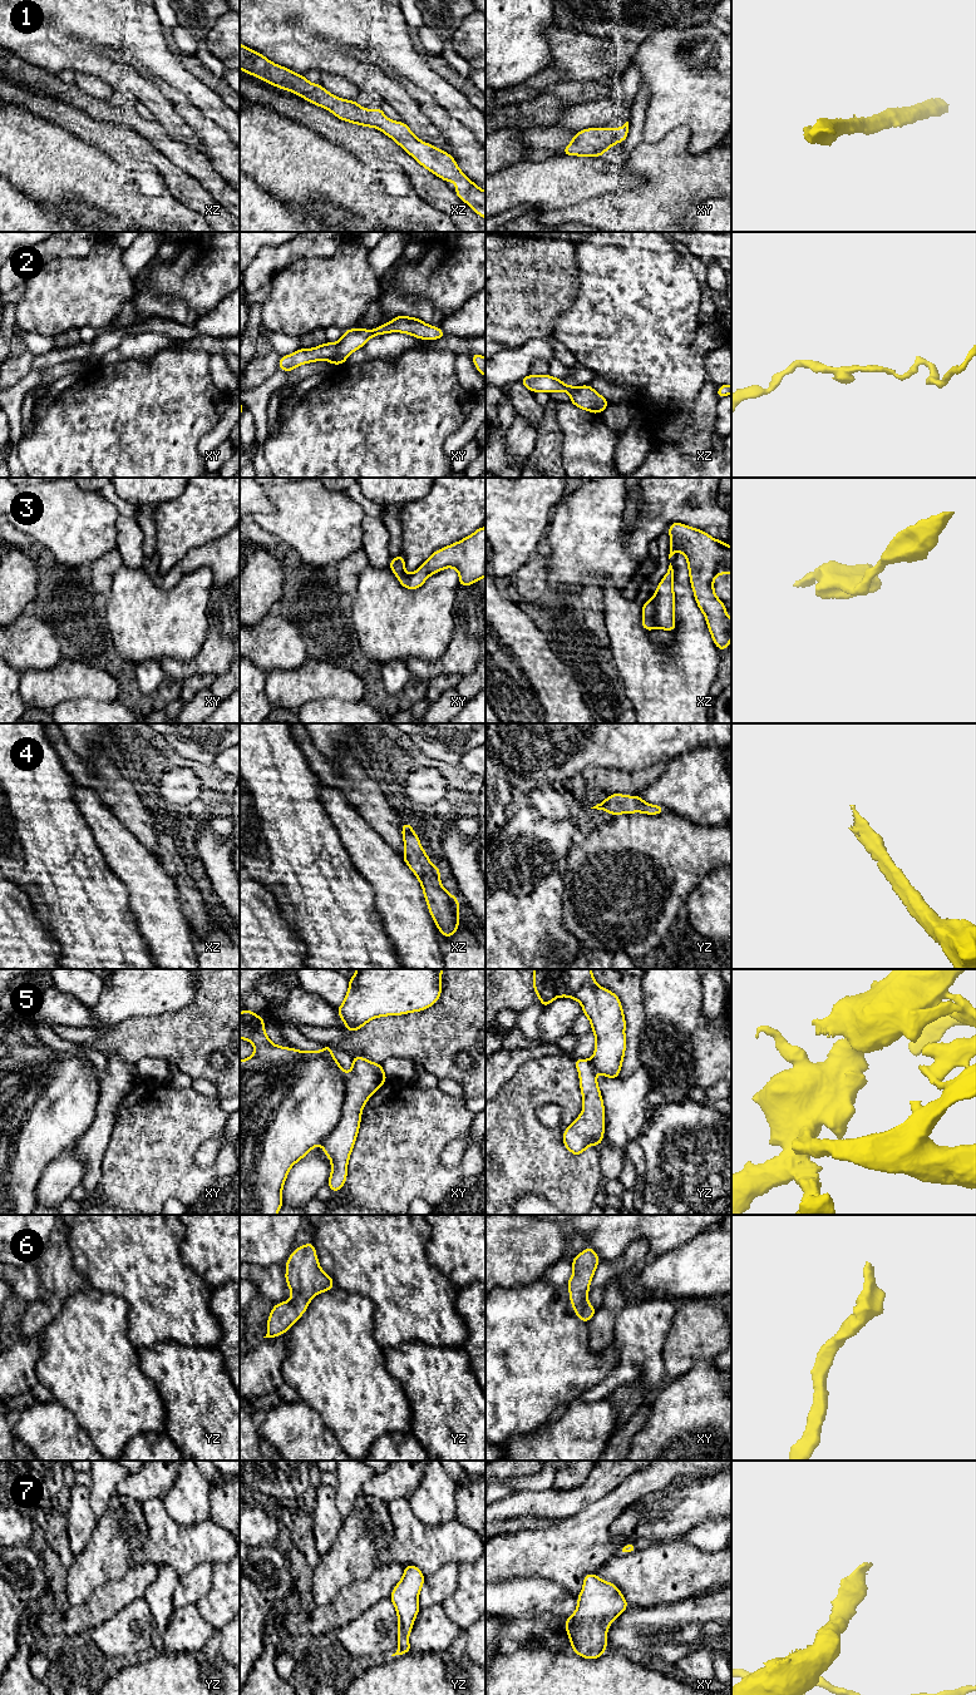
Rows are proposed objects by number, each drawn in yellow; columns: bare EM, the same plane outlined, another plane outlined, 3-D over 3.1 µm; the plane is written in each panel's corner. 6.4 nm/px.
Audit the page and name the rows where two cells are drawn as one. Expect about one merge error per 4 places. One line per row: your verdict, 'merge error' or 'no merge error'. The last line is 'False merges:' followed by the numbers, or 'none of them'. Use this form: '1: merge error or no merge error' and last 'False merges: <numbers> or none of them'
1: no merge error
2: merge error
3: no merge error
4: no merge error
5: no merge error
6: no merge error
7: no merge error
False merges: 2

